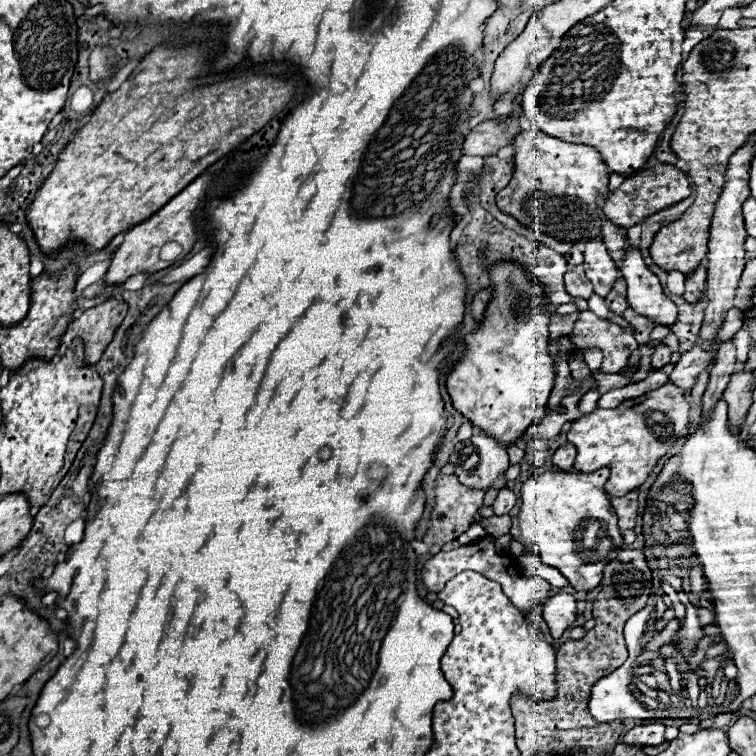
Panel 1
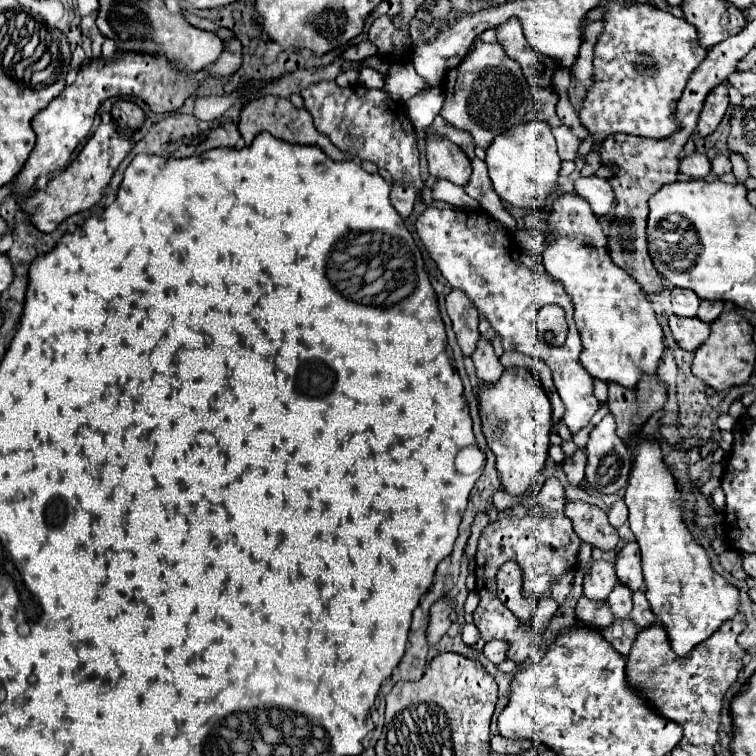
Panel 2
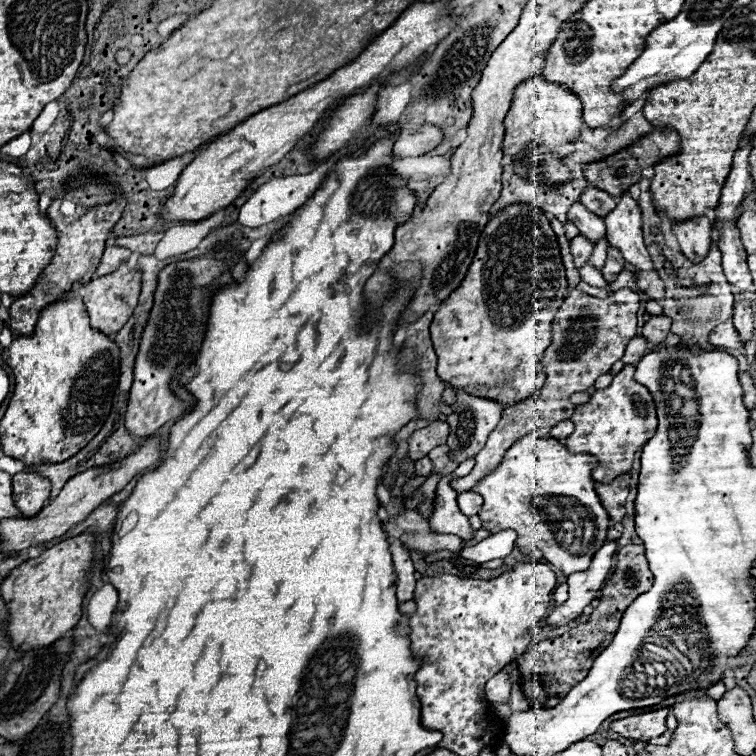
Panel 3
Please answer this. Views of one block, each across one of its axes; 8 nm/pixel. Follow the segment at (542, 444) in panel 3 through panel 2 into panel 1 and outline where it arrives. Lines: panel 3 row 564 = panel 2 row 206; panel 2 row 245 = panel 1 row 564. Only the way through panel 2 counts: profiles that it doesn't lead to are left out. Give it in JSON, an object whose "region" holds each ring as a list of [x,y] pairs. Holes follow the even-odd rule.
{"region":[[[600,468],[596,472],[542,472],[530,478],[522,486],[522,508],[518,512],[520,532],[524,540],[538,550],[546,566],[558,568],[576,590],[592,590],[602,580],[602,570],[608,560],[616,558],[616,552],[622,548],[622,534],[616,526],[616,514],[610,506],[610,496],[604,492],[604,482],[608,480],[610,470]]]}

